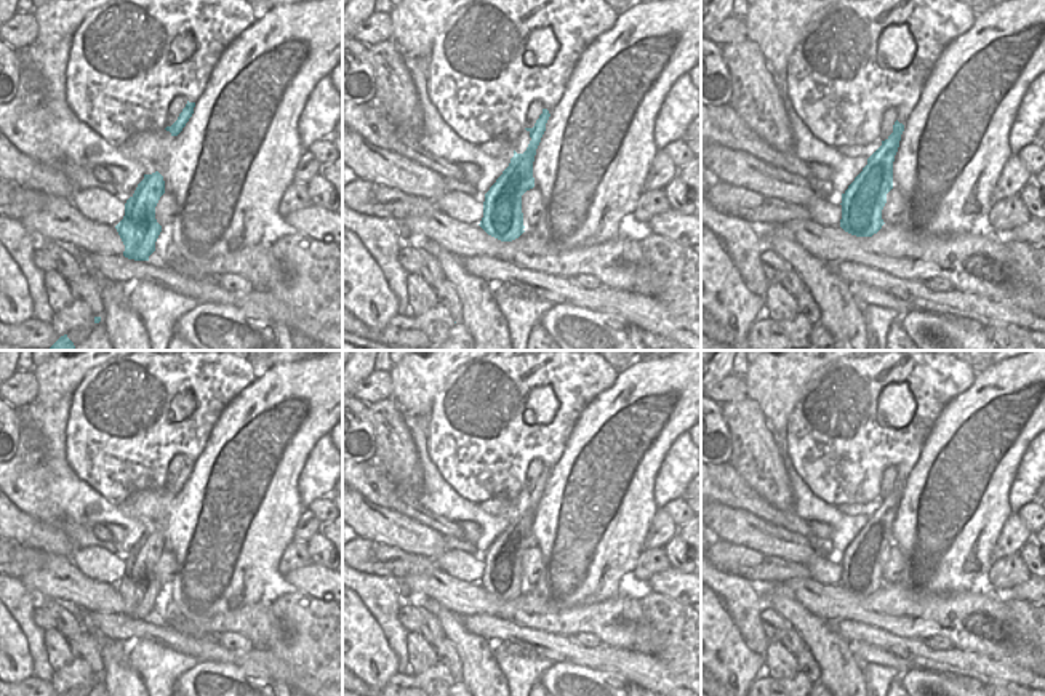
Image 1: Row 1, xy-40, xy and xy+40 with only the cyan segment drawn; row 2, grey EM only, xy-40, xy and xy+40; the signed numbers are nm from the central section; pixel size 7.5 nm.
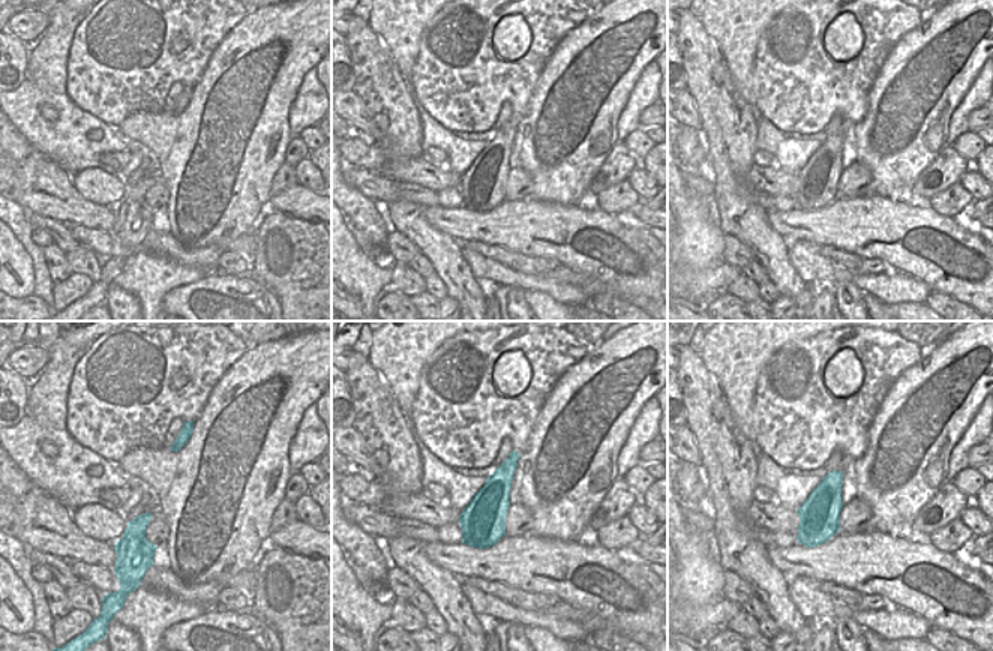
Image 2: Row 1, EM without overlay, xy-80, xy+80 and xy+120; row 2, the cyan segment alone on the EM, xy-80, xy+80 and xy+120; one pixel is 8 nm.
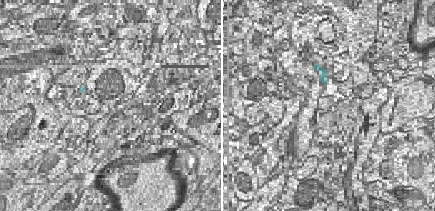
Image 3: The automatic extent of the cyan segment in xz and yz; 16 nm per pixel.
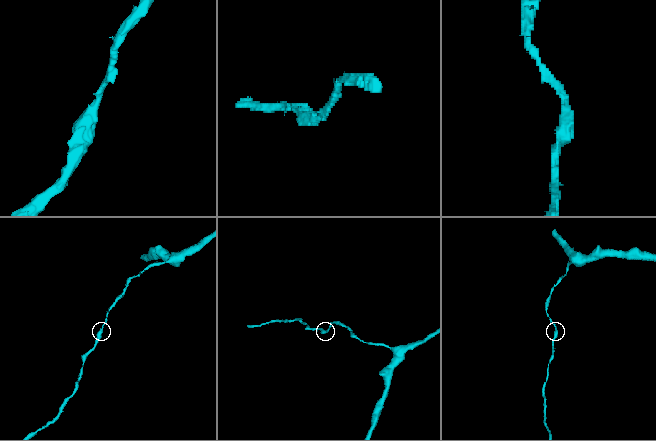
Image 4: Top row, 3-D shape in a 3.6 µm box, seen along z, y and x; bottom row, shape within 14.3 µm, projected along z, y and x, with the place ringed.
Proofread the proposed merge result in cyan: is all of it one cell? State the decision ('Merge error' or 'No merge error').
No merge error

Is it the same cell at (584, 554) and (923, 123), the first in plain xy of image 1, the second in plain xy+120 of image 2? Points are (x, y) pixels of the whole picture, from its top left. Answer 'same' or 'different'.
same

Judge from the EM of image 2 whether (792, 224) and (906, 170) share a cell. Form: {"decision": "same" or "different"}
{"decision": "different"}

